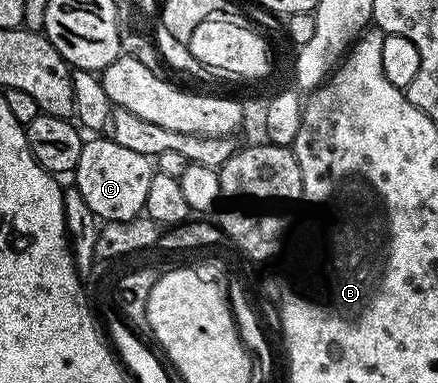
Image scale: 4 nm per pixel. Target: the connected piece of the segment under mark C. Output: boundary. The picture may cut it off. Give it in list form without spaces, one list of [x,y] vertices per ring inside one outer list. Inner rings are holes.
[[[95,136],[84,141],[81,160],[73,171],[74,189],[81,192],[85,204],[93,208],[95,217],[103,222],[124,222],[140,217],[145,211],[145,196],[153,173],[152,159],[141,152],[132,152],[109,136]]]

